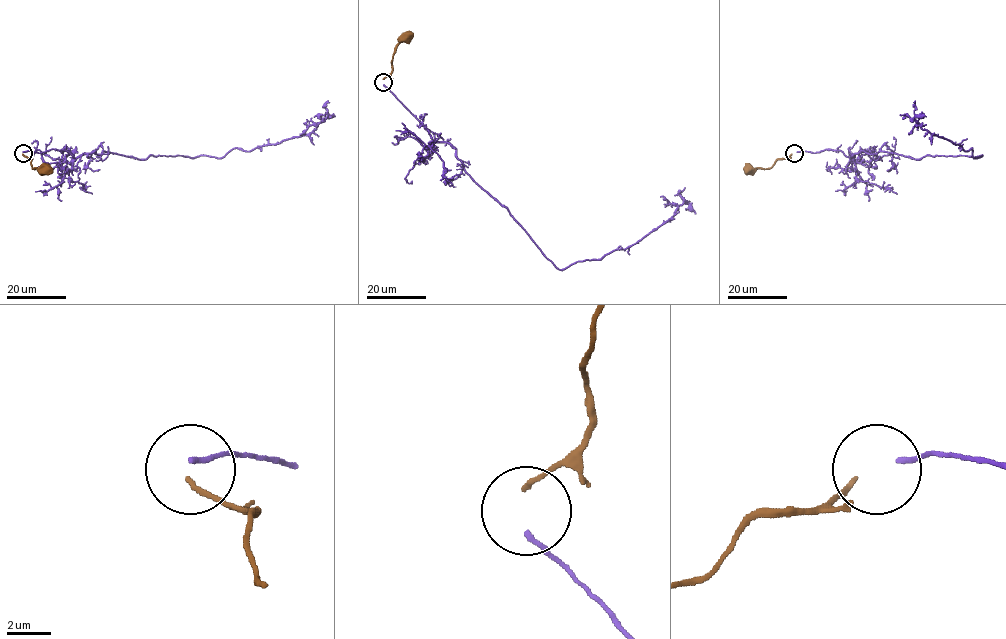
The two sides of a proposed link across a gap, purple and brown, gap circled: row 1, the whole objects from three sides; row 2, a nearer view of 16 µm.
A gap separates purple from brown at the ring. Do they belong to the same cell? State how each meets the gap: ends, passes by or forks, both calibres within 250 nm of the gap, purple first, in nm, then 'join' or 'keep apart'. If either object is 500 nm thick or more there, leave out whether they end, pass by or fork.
purple ends; brown ends; calibres 240 and 220 nm; keep apart

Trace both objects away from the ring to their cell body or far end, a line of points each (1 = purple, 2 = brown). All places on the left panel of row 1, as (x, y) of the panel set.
1: (23, 152), (222, 158), (236, 148), (249, 151), (308, 135), (327, 116), (329, 102)
2: (23, 153), (32, 159), (33, 168), (45, 169)

